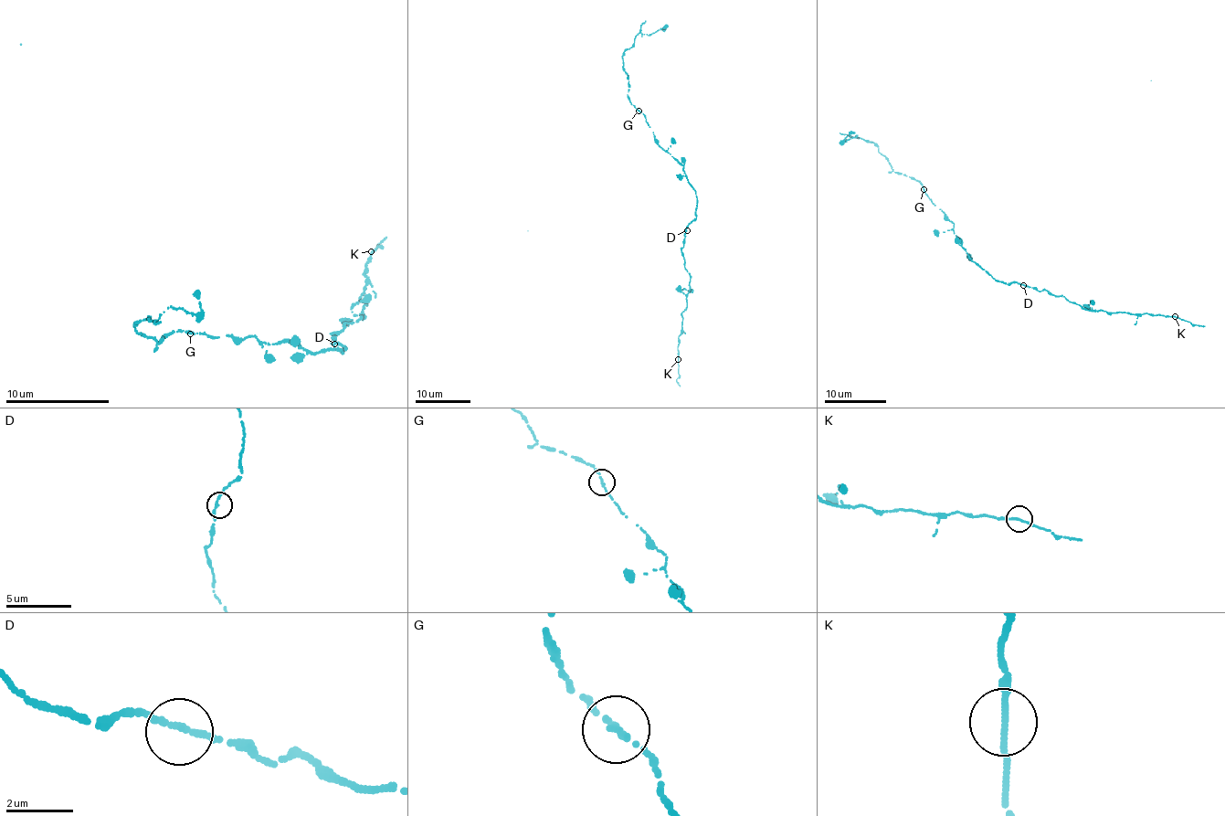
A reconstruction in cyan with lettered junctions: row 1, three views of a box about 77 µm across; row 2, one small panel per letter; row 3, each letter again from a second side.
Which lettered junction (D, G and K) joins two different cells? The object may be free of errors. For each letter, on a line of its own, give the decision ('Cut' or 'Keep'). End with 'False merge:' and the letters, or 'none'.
D: Keep
G: Keep
K: Keep
False merge: none

